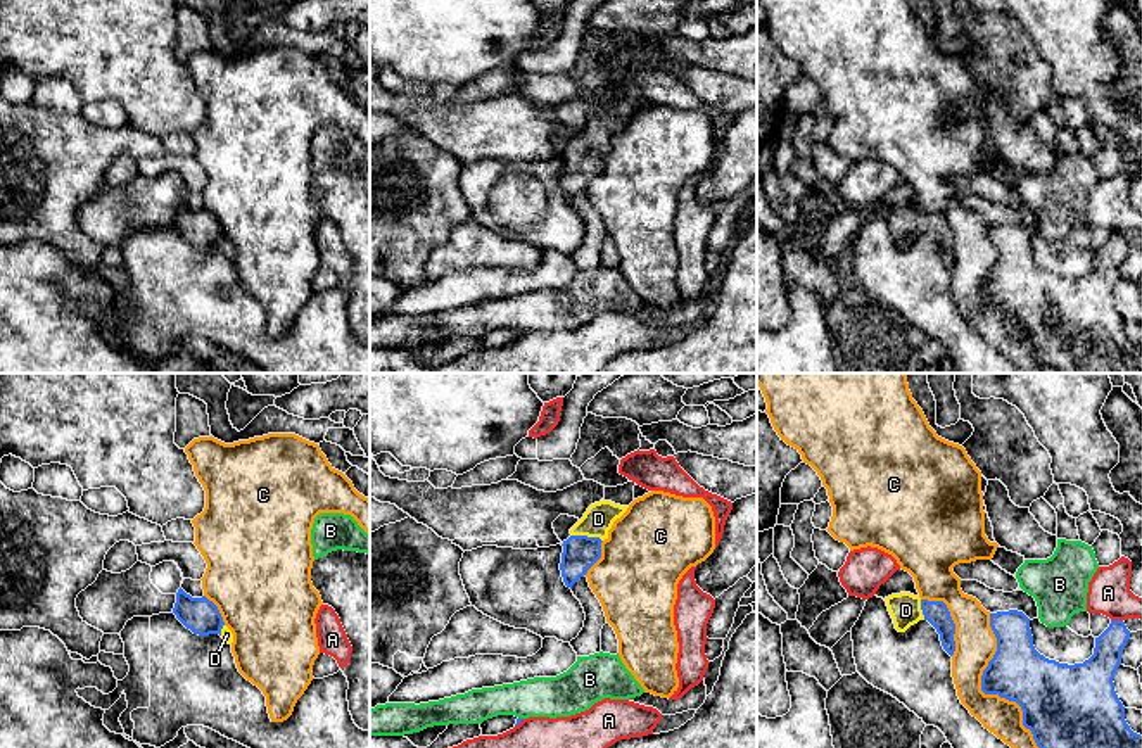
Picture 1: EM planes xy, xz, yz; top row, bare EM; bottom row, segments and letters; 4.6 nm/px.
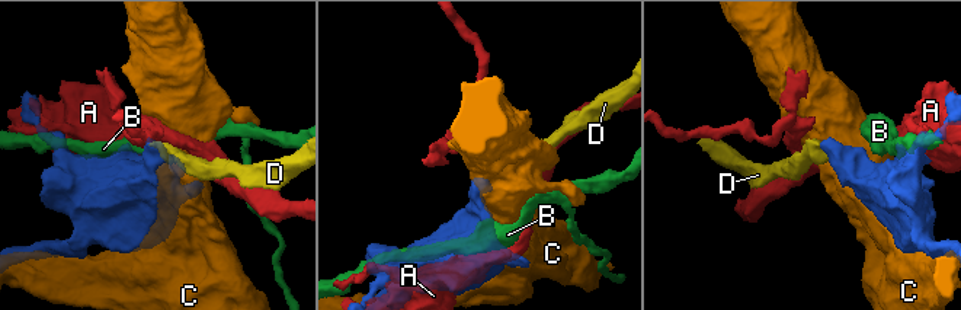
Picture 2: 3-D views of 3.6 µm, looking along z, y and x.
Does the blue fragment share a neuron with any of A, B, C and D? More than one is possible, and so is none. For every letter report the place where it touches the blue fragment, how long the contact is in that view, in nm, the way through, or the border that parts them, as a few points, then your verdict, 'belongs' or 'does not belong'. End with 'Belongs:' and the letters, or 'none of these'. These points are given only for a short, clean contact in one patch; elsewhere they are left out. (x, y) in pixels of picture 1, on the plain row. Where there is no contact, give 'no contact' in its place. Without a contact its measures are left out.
A: yz (1116, 234) | 60 nm | does not belong
B: xz (519, 330) | 30 nm | does not belong
C: yz (992, 306) | 750 nm | does not belong
D: xz (586, 149) | 150 nm | across xz (579, 166), (586, 149), (598, 132) | belongs
Belongs: D

